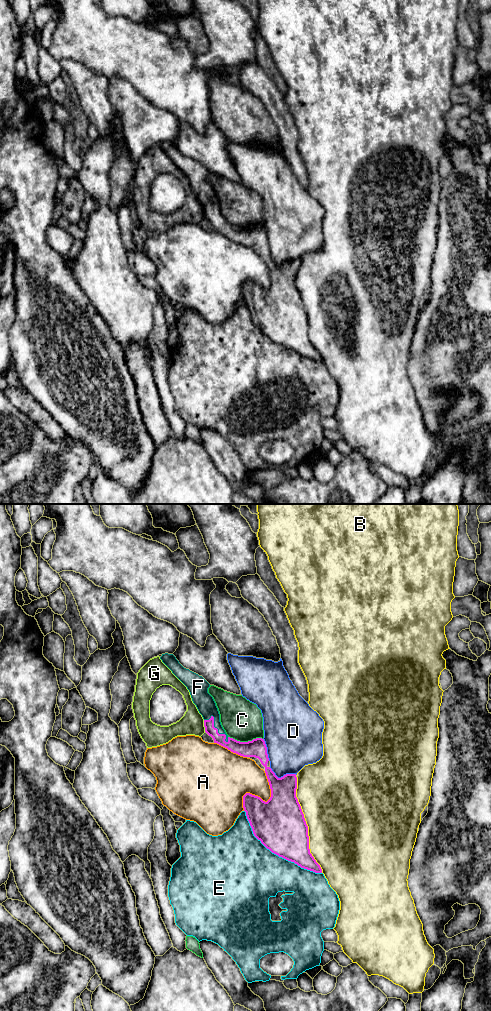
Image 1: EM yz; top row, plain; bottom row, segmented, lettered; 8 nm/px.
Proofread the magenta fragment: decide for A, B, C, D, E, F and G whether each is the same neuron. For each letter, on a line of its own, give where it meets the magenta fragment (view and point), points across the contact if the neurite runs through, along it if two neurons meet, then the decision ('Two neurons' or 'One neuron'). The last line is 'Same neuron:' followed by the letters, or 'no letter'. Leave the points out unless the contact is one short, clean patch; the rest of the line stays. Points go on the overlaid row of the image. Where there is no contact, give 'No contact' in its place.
A: Touches magenta at yz (262, 800). Two neurons
B: Touches magenta at yz (306, 824). Two neurons
C: Touches magenta at yz (245, 742). Two neurons
D: Touches magenta at yz (282, 777). Two neurons
E: Touches magenta at yz (275, 853). Two neurons
F: Touches magenta at yz (214, 727). Path across: yz (233, 745), (228, 743), (214, 727), (213, 717), (204, 702). One neuron
G: Touches magenta at yz (204, 726). Two neurons
Same neuron: F

